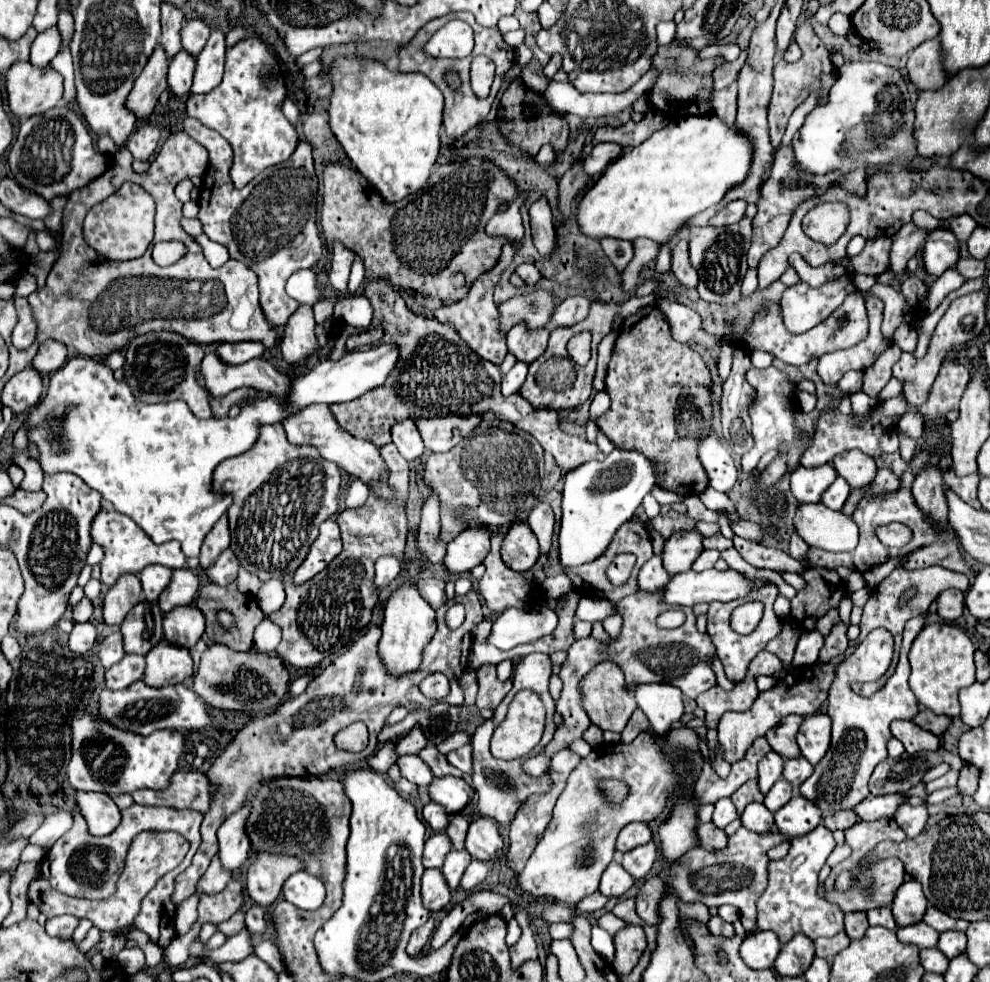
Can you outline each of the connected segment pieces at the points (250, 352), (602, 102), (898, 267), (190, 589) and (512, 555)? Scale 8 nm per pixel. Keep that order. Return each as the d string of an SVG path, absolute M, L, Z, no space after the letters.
M242 341L242 343L220 343L216 347L216 355L220 357L220 361L228 363L228 365L242 365L250 359L262 357L264 353L264 345L256 343L256 341Z
M648 71L638 85L632 85L620 95L592 95L580 93L572 87L572 83L558 83L550 81L548 89L544 91L546 101L556 113L574 113L578 117L614 117L620 111L628 109L638 97L648 95L656 81L656 71Z
M914 223L904 225L894 237L892 237L892 251L890 251L890 271L894 275L900 275L906 271L906 263L916 255L916 251L924 245L926 231L918 229Z
M186 567L174 569L172 581L160 595L158 605L164 613L168 613L178 605L192 605L196 593L198 593L198 577Z
M512 523L512 527L508 529L502 541L502 561L510 569L524 573L532 569L538 555L540 555L540 549L532 529L526 523Z

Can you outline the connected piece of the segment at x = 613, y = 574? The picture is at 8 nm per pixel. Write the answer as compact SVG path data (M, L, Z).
M618 553L614 561L606 569L606 577L612 581L612 585L622 585L630 577L630 571L634 567L634 555L630 553Z

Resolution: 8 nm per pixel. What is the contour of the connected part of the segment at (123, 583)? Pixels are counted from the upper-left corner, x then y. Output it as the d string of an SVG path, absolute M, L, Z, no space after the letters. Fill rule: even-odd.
M126 575L118 579L118 585L110 587L106 597L104 597L104 621L110 627L120 627L122 621L126 619L128 611L140 601L142 587L140 579L136 575Z

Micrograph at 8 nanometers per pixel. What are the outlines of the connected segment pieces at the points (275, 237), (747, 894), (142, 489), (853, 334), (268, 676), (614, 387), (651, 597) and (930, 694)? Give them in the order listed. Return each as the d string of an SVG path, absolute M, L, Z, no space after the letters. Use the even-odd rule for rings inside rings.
M184 119L184 131L198 141L200 145L204 145L210 153L210 167L204 175L204 183L198 195L198 219L202 223L202 231L216 243L224 245L230 253L230 257L238 257L242 259L246 265L250 265L250 269L254 269L258 273L260 279L260 307L264 311L266 321L272 327L280 327L288 321L288 317L298 309L298 301L294 301L284 285L286 279L304 267L312 267L318 263L318 259L322 257L322 239L318 235L318 227L316 227L316 189L318 189L318 181L298 181L296 173L308 173L314 175L314 161L312 161L312 147L308 141L300 141L296 145L294 155L280 163L280 165L272 165L268 169L264 169L258 177L254 177L248 185L244 185L242 189L236 189L232 179L230 179L230 167L232 167L232 149L230 143L218 135L216 131L204 127L198 119Z
M740 827L734 835L728 837L728 845L720 851L706 851L702 847L694 847L690 849L688 853L684 853L668 871L672 873L672 877L668 879L668 883L674 887L674 891L680 895L682 901L688 901L688 903L704 903L708 907L720 907L724 903L728 905L734 905L740 909L740 919L742 919L742 925L746 929L754 929L756 925L756 901L758 897L764 893L766 885L768 885L768 855L766 851L770 847L776 847L782 843L782 835L780 833L766 833L766 835L760 835L760 833L754 833L746 827Z
M386 343L364 351L352 351L340 361L318 361L292 379L286 397L270 395L268 399L256 399L242 405L236 417L202 421L190 413L184 401L170 401L156 405L136 401L128 385L116 381L112 371L106 369L106 365L102 365L98 359L74 357L52 375L52 383L48 387L46 397L34 407L34 411L30 411L26 419L30 423L28 435L30 441L34 441L42 453L40 465L44 473L70 471L78 475L88 487L96 489L106 501L110 501L116 511L134 519L158 545L176 539L182 543L182 551L186 557L198 557L204 537L220 519L220 515L228 511L232 503L230 495L218 495L210 491L212 473L218 463L248 451L256 443L260 435L262 417L270 417L270 423L282 423L286 417L314 403L332 405L332 403L352 401L362 393L374 389L376 385L382 385L396 363L398 363L396 345L386 345Z
M852 293L846 297L846 301L820 325L808 329L806 333L790 333L784 327L782 321L782 311L780 303L766 303L752 319L748 331L742 335L742 341L748 349L762 349L778 359L790 363L790 365L806 365L810 359L820 359L826 353L838 351L838 349L848 349L862 341L868 333L868 317L866 317L866 307L864 307L864 293Z
M214 643L202 653L192 689L206 701L208 707L268 715L286 699L288 685L290 671L280 657L266 655L254 649L234 651L226 645Z
M656 305L640 309L636 315L626 319L620 327L612 359L606 373L606 391L612 399L612 407L596 419L596 425L614 441L620 449L638 449L648 459L660 463L664 475L660 477L660 487L678 493L680 497L698 495L708 487L708 475L698 459L698 443L712 429L712 405L710 405L710 373L704 361L688 345L676 343L670 337L670 327L666 325L662 313Z
M632 593L626 595L622 601L616 603L618 613L622 615L624 623L620 629L620 635L616 639L610 639L608 645L594 639L592 635L586 639L574 641L574 645L568 649L568 659L560 667L560 679L564 683L560 699L556 701L556 711L562 715L562 725L556 727L556 733L550 741L550 745L544 747L544 751L536 757L530 757L522 763L522 771L530 777L542 777L552 761L552 755L570 747L572 741L580 739L584 731L590 727L588 715L580 705L578 697L578 681L600 661L608 659L624 667L626 681L630 685L640 685L640 683L670 683L682 689L682 693L690 699L696 699L700 693L710 689L716 683L714 671L710 667L712 657L714 657L714 647L710 645L710 637L706 633L700 633L696 629L696 617L692 609L680 607L686 613L686 621L682 627L676 629L658 629L656 619L660 613L668 611L668 605L658 605L658 593Z
M930 623L926 625L912 649L910 649L910 689L914 691L916 699L924 703L936 715L958 717L958 691L962 687L970 687L974 679L974 645L970 637L950 623Z

